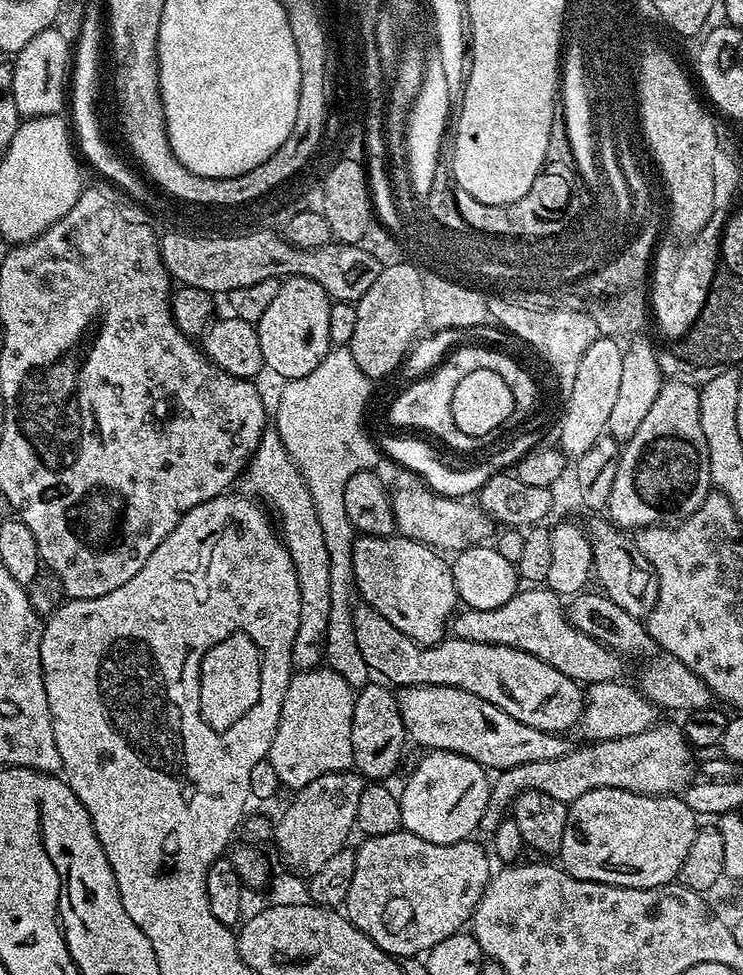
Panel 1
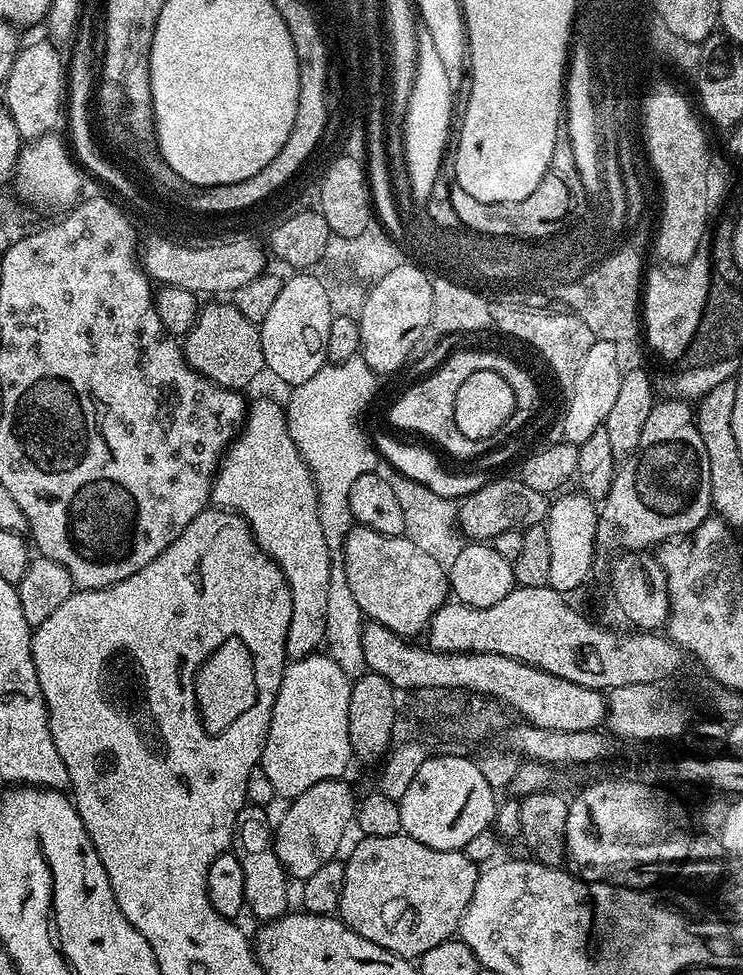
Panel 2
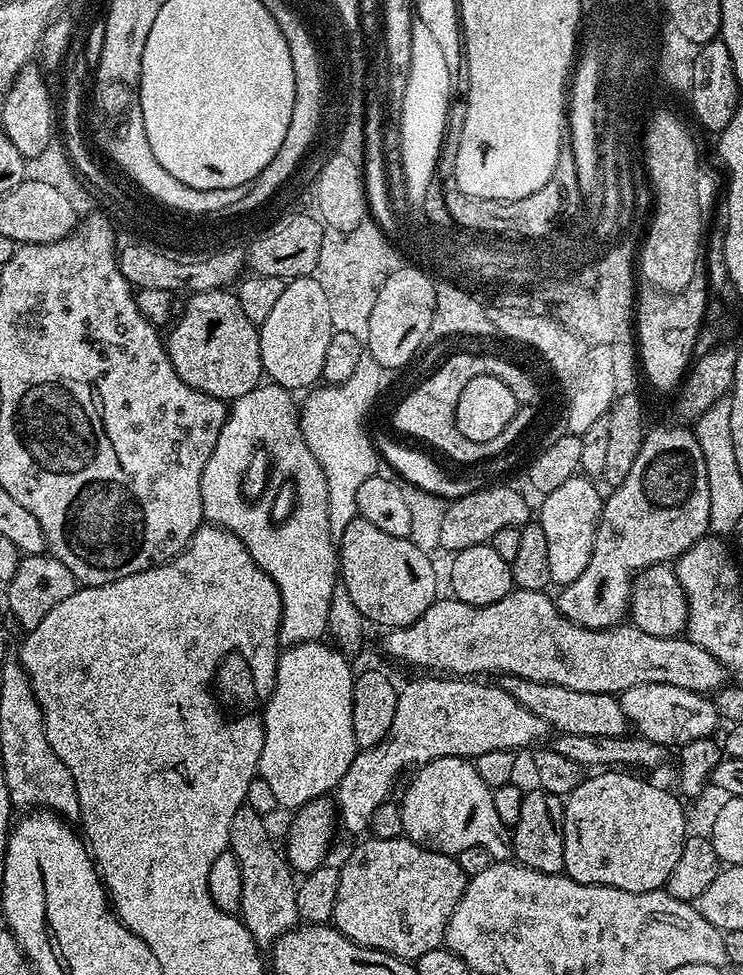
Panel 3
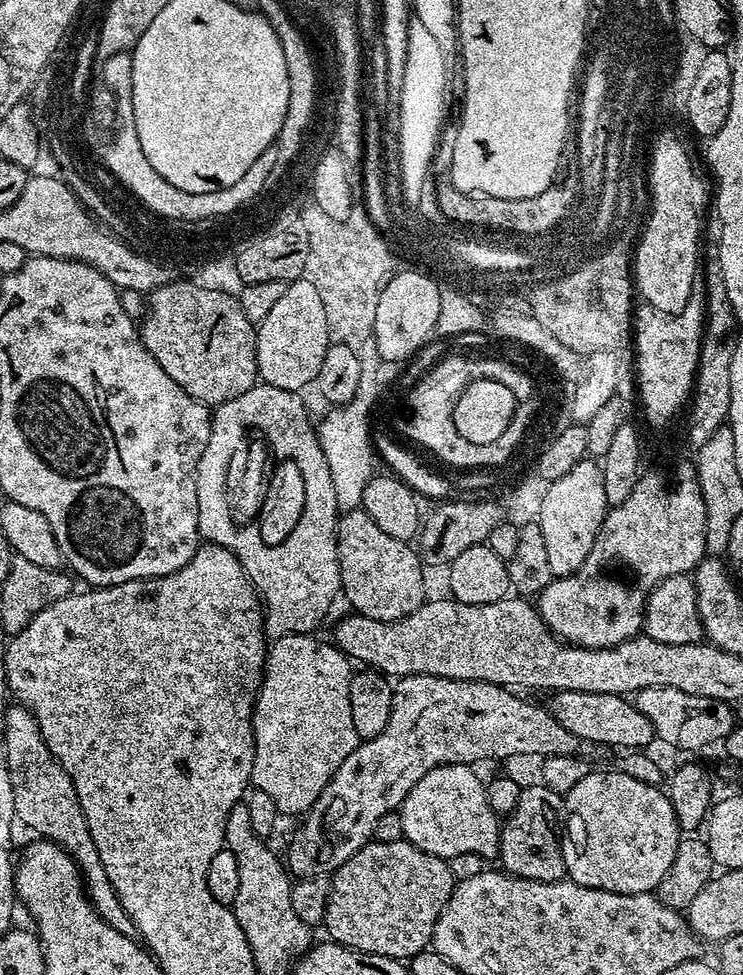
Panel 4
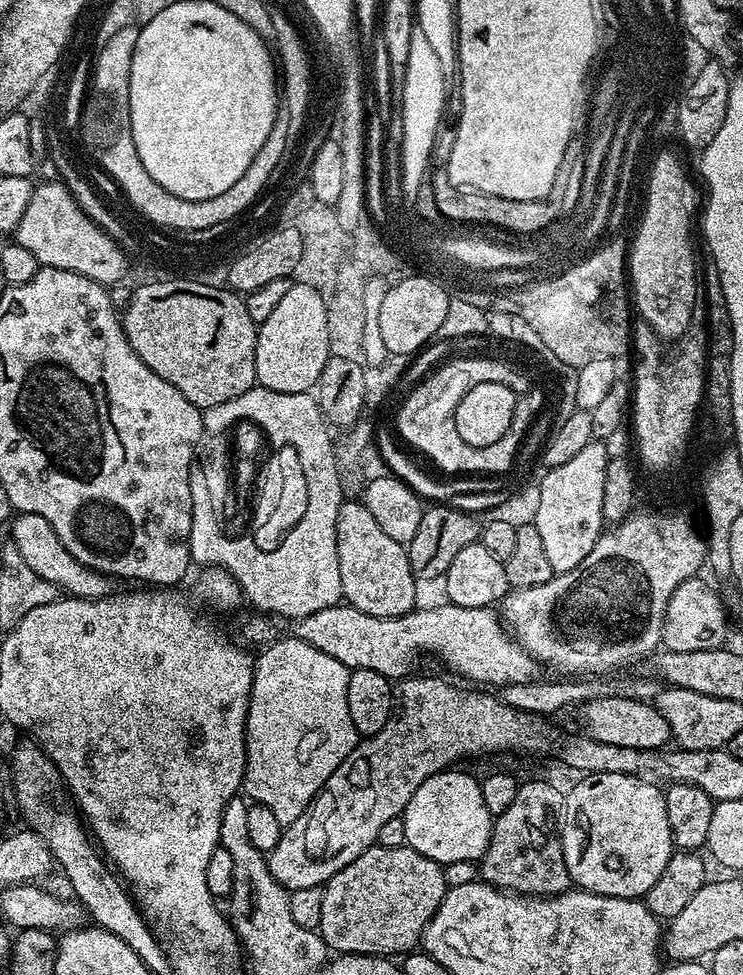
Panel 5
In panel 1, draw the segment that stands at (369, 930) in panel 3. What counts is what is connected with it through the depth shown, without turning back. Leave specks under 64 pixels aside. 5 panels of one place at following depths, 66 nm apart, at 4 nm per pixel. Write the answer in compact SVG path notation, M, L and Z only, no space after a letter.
M401 830L394 834L369 836L361 841L360 848L355 849L350 894L346 894L342 908L348 921L359 932L369 936L383 952L397 958L419 957L438 946L442 938L450 938L450 934L461 931L476 913L478 902L494 875L489 849L475 844L472 838L453 844L435 844Z

